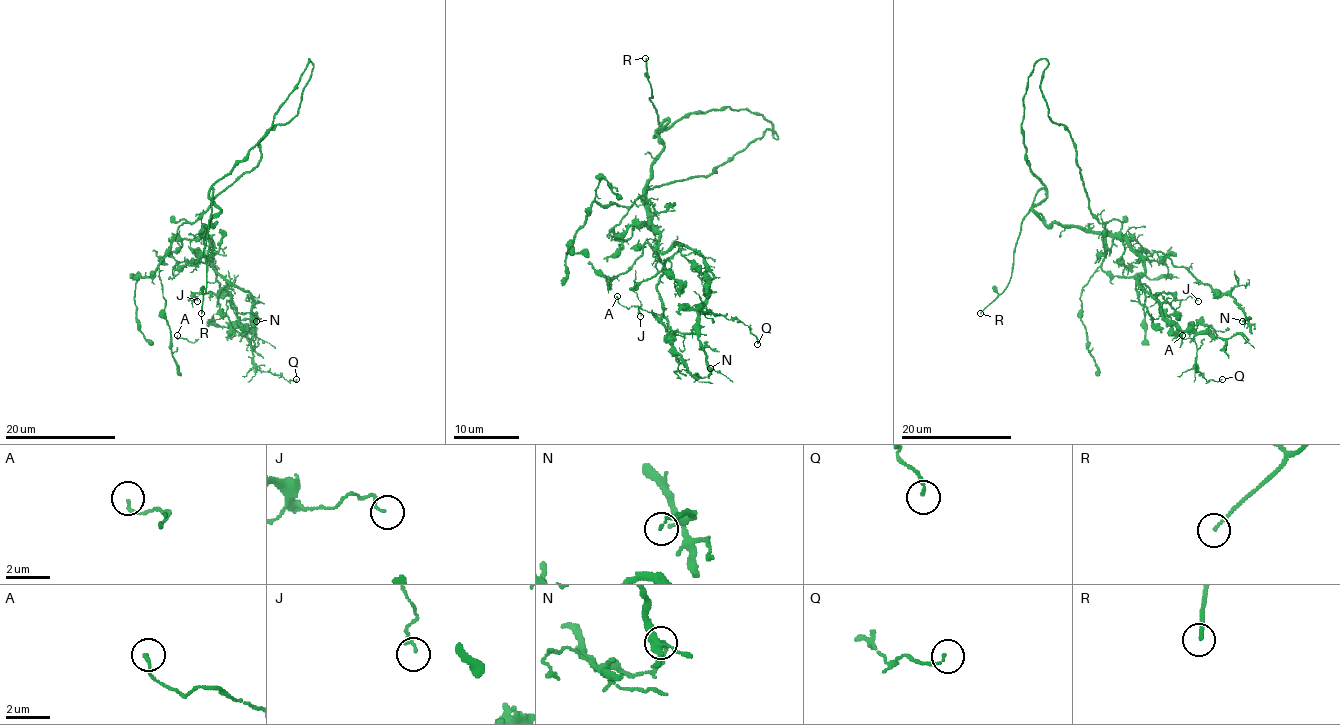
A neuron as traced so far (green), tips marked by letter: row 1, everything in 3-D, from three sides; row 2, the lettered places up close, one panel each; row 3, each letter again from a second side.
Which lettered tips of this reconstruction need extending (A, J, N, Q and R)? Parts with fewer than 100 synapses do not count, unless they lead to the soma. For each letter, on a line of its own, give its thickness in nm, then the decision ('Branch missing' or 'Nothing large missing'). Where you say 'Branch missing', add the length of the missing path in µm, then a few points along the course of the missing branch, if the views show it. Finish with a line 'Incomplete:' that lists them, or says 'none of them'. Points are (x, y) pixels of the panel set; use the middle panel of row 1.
A: Thickness 120 nm. Nothing large missing
J: Thickness 120 nm. Nothing large missing
N: Thickness 110 nm. Nothing large missing
Q: Thickness 100 nm. Nothing large missing
R: Thickness 140 nm. Branch missing. Missing length about 25 µm. Course of what is missing: (645, 58), (647, 39), (660, 31), (700, 21), (694, 19), (697, 16), (700, 18)
Incomplete: R

